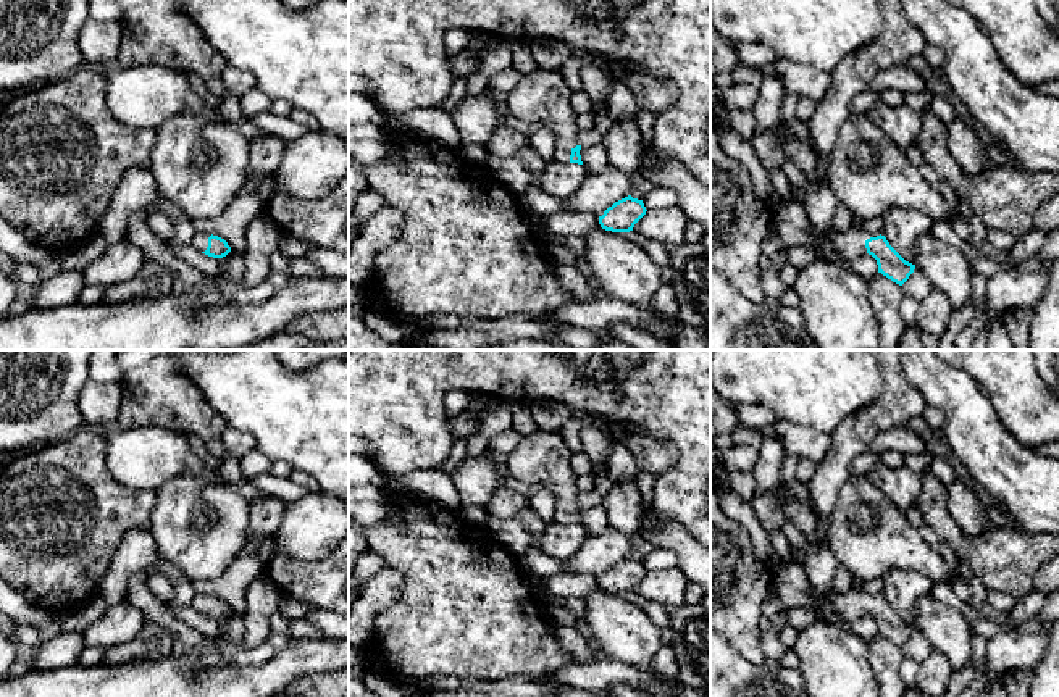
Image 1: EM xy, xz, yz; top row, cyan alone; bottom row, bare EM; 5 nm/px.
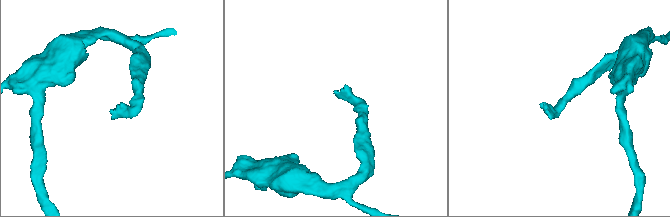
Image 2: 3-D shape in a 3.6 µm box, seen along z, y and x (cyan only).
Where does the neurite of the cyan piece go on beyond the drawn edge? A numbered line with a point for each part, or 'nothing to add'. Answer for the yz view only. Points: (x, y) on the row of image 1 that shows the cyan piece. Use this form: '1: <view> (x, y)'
1: yz (849, 244)

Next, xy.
1: xy (200, 239)

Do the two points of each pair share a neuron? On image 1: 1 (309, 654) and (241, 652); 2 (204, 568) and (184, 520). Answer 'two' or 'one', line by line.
1: two
2: one

